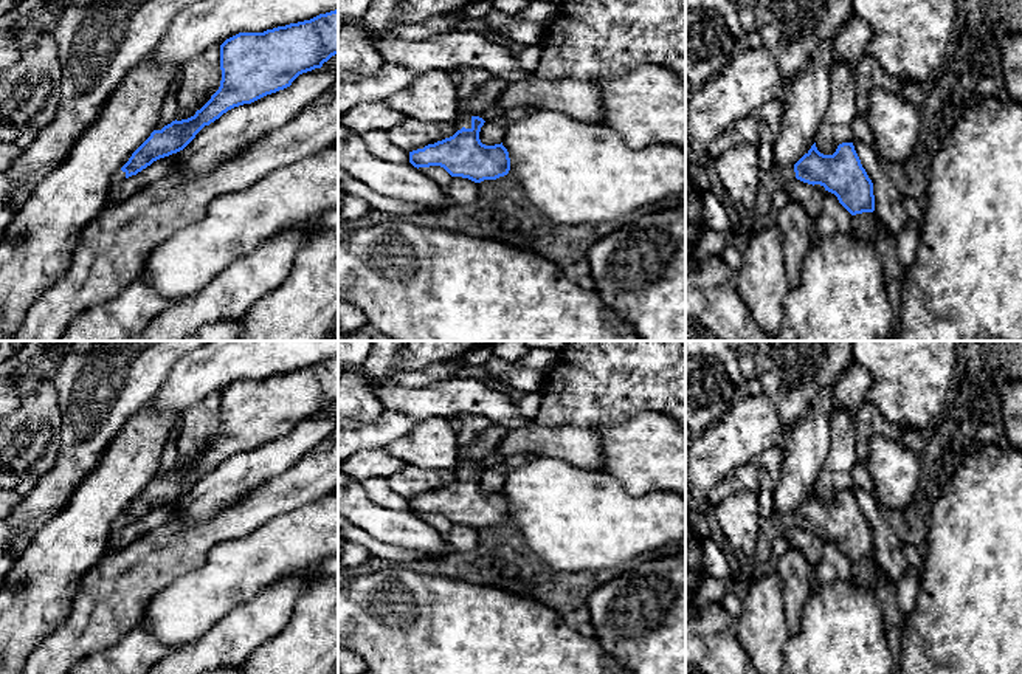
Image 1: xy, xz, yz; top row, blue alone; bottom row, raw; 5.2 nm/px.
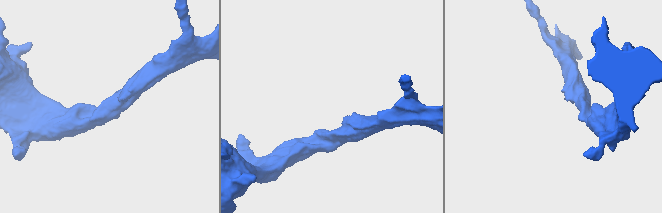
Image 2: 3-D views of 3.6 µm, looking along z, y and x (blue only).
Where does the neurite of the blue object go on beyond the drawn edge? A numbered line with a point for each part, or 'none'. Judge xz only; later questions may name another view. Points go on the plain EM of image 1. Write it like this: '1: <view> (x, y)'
1: xz (462, 467)

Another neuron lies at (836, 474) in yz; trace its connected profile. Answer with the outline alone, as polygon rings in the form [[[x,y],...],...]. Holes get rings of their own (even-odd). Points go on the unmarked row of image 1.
[[[834,407],[830,454],[816,483],[817,497],[823,502],[833,502],[839,491],[851,490],[855,487],[851,471],[858,462],[858,429],[853,414]]]

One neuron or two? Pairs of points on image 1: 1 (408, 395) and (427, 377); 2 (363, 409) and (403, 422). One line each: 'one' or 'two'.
1: two
2: two

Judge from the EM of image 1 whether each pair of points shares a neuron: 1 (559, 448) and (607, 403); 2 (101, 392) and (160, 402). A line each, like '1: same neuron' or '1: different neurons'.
1: different neurons
2: different neurons

